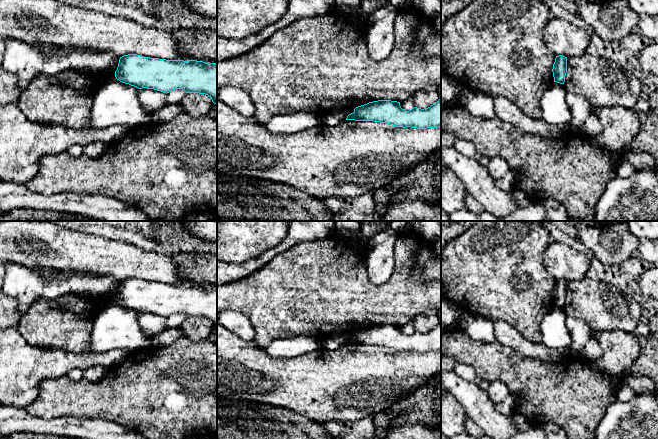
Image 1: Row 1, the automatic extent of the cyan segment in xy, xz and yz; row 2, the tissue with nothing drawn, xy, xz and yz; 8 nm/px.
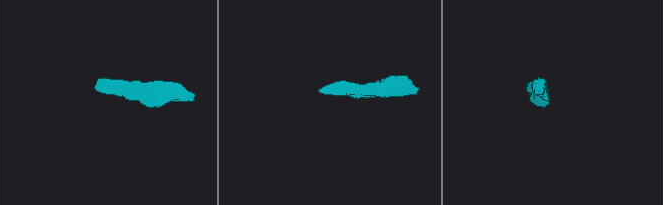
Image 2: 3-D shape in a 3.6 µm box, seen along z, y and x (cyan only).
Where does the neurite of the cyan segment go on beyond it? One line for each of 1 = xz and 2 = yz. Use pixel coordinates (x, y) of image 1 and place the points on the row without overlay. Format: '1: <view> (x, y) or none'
1: none
2: none

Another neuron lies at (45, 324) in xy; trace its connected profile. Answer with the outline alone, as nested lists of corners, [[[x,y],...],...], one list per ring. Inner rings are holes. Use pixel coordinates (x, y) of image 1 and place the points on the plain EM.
[[[115,296],[86,299],[90,309],[76,313],[40,297],[21,316],[17,329],[27,343],[36,347],[73,353],[90,352],[95,315],[104,305],[115,301]]]

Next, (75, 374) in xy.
[[[77,368],[72,369],[67,373],[67,377],[73,381],[80,380],[83,378],[83,370]]]

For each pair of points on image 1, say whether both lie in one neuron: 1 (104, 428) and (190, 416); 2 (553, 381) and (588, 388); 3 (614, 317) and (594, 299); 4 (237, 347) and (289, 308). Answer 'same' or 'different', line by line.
1: different
2: same
3: same
4: different

